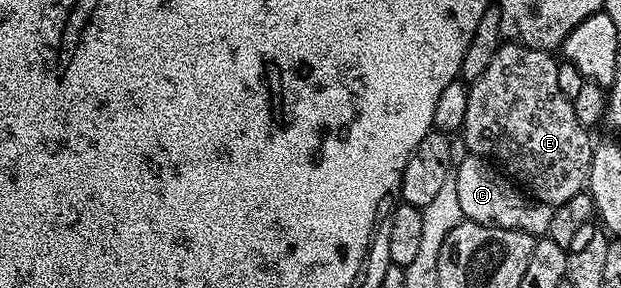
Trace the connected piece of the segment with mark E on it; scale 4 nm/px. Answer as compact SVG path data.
M517 43L499 45L484 75L469 82L468 111L464 115L460 139L466 145L467 154L484 157L501 167L533 200L553 207L568 203L572 195L587 188L595 146L590 145L591 130L576 119L573 100L560 91L557 83L559 62L550 57L553 56L544 49Z

